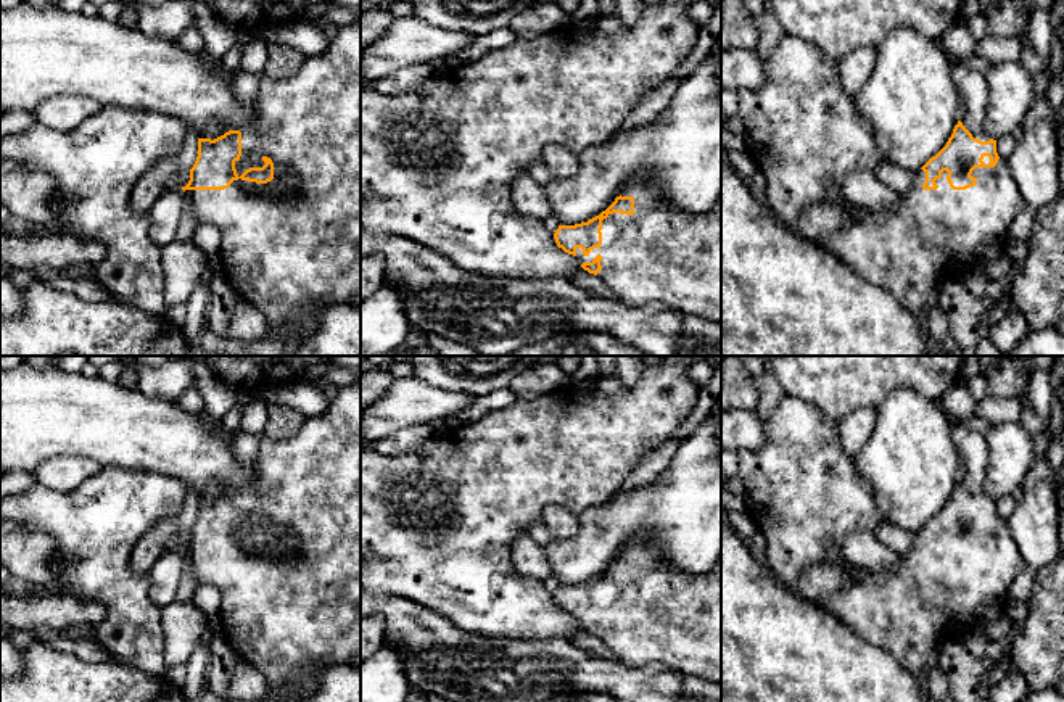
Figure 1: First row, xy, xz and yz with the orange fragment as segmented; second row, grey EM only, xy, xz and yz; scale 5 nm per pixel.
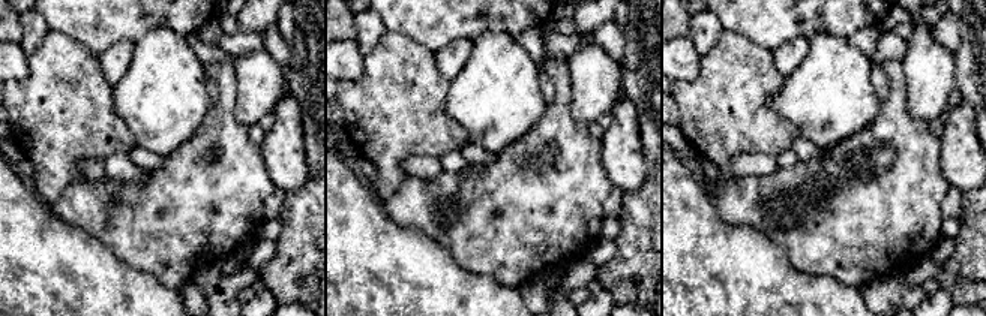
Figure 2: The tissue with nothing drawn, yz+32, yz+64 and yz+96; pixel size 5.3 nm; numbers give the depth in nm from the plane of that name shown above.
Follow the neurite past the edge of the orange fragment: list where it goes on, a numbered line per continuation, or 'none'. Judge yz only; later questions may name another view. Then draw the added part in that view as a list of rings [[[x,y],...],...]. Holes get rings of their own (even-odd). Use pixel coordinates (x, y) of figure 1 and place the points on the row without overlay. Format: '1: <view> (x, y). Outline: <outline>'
1: yz (908, 611). Outline: [[[1004,520],[995,528],[975,528],[974,547],[953,551],[946,541],[948,533],[935,541],[937,551],[924,551],[926,533],[913,535],[913,549],[897,555],[897,565],[876,572],[856,567],[839,557],[808,567],[794,586],[794,591],[821,605],[852,628],[871,646],[893,655],[914,675],[937,654],[948,638],[963,638],[971,628],[980,626],[985,605],[1001,605],[1008,610],[1006,591],[1024,570],[1025,562]],[[843,567],[858,572],[858,581],[850,583]]]

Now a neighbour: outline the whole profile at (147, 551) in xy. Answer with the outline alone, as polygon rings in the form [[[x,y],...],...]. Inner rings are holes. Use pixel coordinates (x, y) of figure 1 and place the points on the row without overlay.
[[[177,515],[161,518],[137,541],[130,555],[134,572],[148,573],[167,547],[182,549],[177,522]]]

